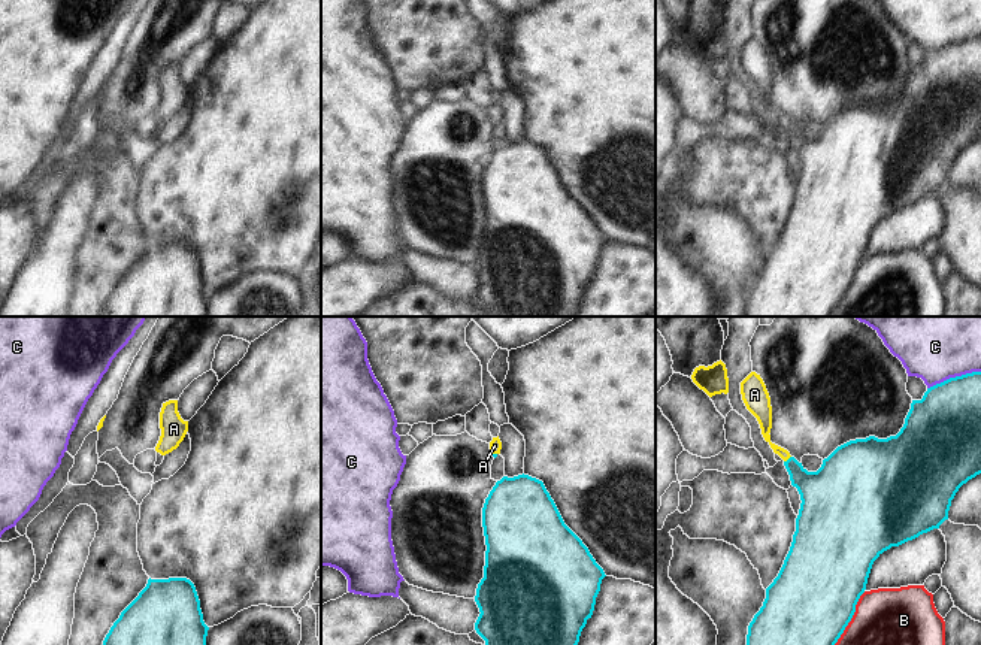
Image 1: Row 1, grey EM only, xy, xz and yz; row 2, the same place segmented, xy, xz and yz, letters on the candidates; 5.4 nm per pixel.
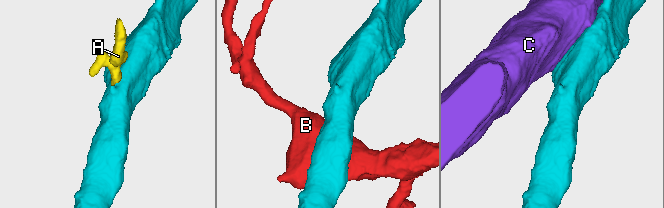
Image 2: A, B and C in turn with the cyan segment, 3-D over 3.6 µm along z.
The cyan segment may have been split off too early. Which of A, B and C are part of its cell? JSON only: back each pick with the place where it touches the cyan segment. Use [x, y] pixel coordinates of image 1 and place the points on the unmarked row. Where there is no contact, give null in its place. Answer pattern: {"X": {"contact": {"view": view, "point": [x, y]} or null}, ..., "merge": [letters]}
{"A": {"contact": {"view": "yz", "point": [789, 124]}}, "merge": ["A"]}

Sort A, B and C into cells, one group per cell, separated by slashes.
A / B / C

